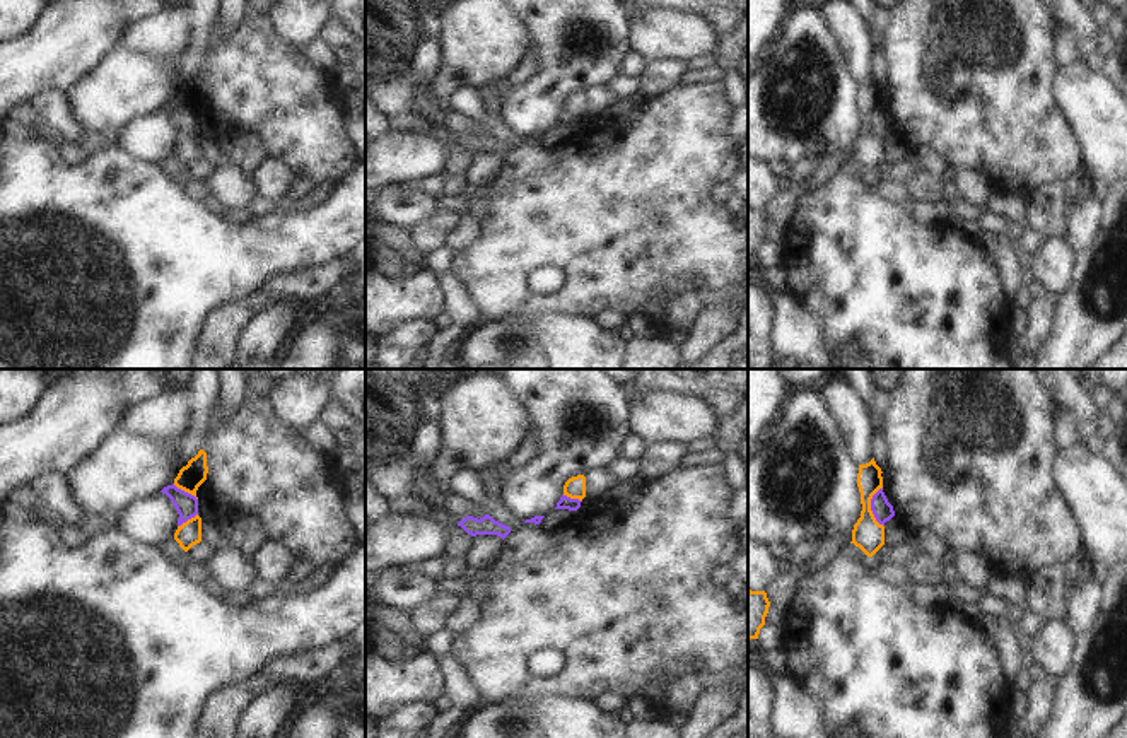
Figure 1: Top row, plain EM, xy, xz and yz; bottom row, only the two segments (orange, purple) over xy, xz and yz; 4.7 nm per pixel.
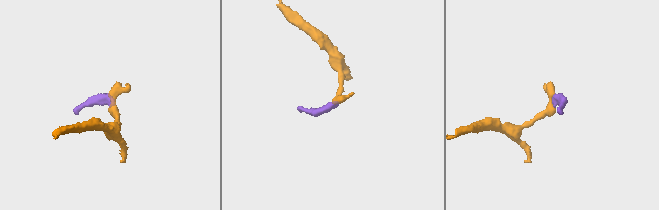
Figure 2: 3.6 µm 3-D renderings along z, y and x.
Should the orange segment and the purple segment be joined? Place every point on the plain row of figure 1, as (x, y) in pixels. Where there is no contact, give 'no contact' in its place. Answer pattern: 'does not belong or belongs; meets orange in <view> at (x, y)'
belongs; meets orange in yz at (870, 125)

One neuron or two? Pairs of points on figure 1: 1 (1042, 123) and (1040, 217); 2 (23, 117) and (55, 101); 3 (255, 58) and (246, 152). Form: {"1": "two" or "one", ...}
{"1": "two", "2": "two", "3": "two"}

